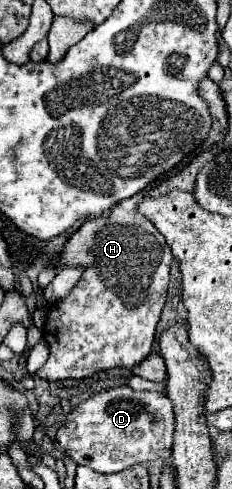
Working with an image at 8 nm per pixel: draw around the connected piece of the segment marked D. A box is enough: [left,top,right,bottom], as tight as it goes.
[57,385,173,473]

